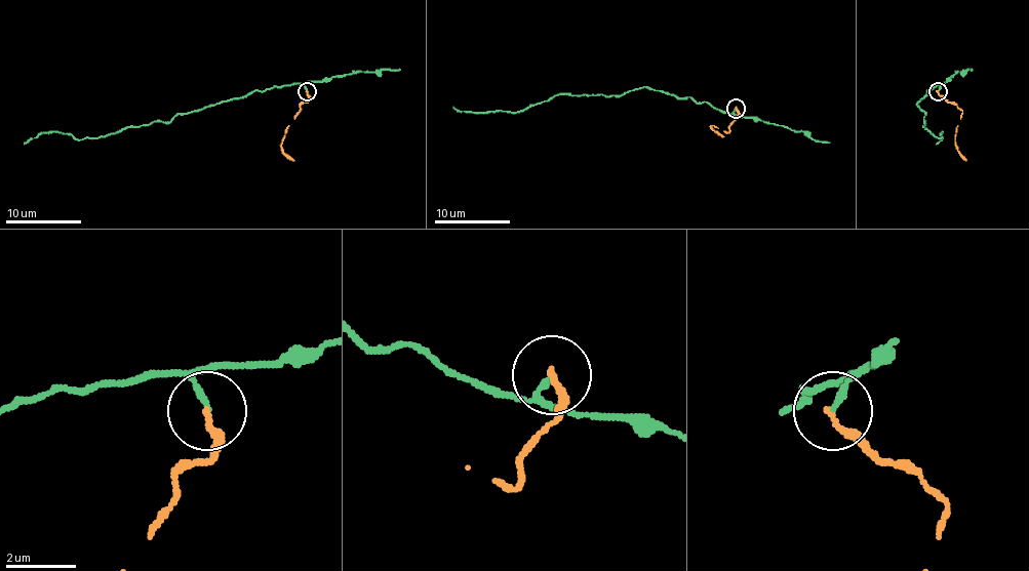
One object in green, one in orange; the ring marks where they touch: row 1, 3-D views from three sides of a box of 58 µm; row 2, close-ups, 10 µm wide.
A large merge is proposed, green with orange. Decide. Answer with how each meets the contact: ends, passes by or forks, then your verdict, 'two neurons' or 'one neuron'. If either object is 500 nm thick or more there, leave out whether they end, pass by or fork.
green ends | orange ends | two neurons

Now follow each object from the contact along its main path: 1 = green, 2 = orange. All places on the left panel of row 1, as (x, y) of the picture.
1: (307, 90), (293, 83), (114, 134), (76, 139), (71, 134), (40, 132), (24, 144)
2: (307, 90), (309, 98), (298, 112), (280, 146), (293, 161)

